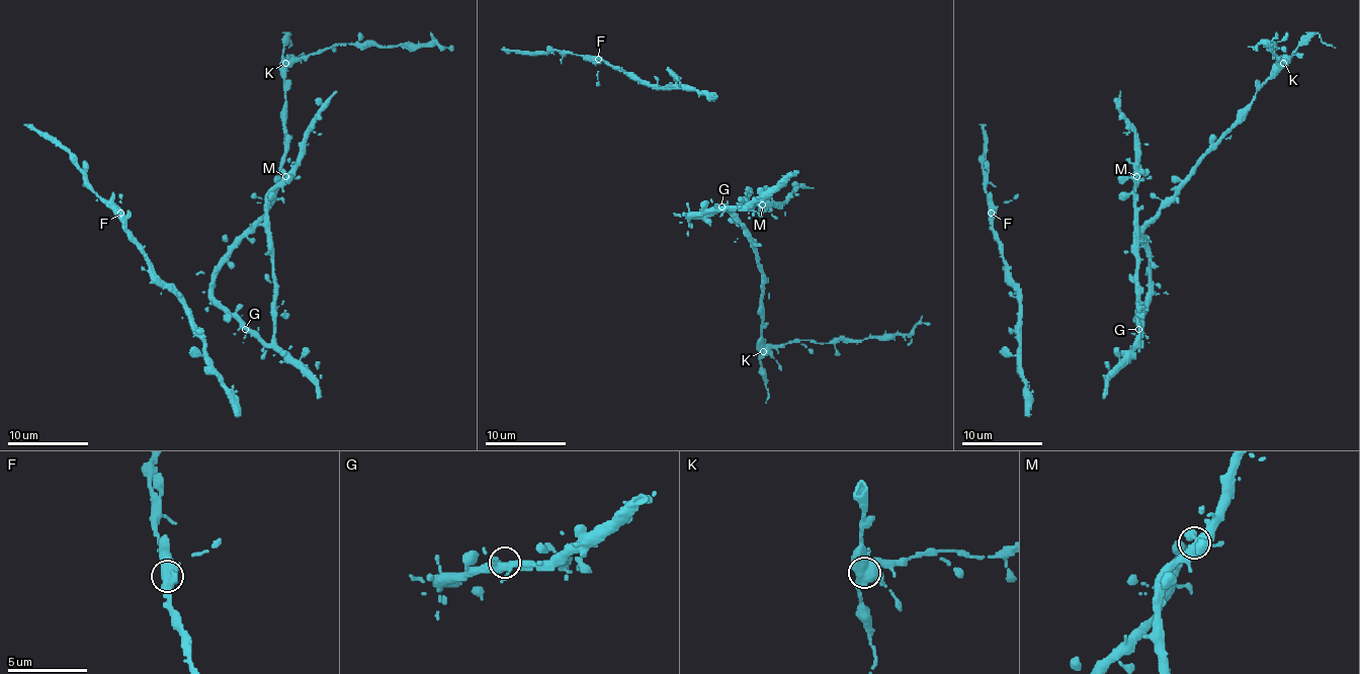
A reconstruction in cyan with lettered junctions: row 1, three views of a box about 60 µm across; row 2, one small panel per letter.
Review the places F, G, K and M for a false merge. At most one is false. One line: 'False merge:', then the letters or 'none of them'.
False merge: K

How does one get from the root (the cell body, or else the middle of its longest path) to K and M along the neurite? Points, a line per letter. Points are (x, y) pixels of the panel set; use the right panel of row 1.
K: (1142, 327), (1142, 309), (1149, 295), (1149, 246), (1142, 230), (1283, 63)
M: (1142, 327), (1138, 343), (1134, 238), (1136, 176)

